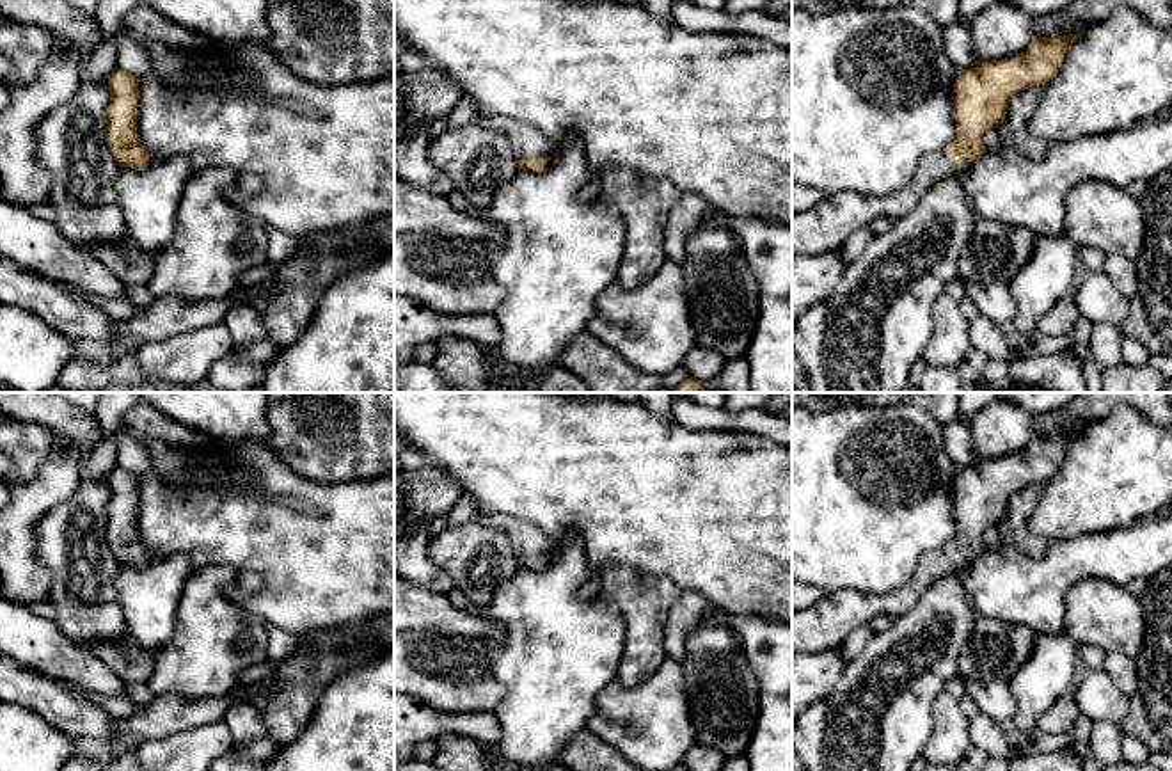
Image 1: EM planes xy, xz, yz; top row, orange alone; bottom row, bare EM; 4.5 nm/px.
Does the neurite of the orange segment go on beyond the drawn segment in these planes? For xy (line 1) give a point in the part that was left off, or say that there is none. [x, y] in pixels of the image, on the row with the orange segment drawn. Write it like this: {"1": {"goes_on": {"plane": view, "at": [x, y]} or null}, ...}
{"1": {"goes_on": null}}

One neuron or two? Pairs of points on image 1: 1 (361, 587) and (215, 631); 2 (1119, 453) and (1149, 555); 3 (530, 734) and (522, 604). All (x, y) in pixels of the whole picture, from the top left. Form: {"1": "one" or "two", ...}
{"1": "two", "2": "two", "3": "one"}

